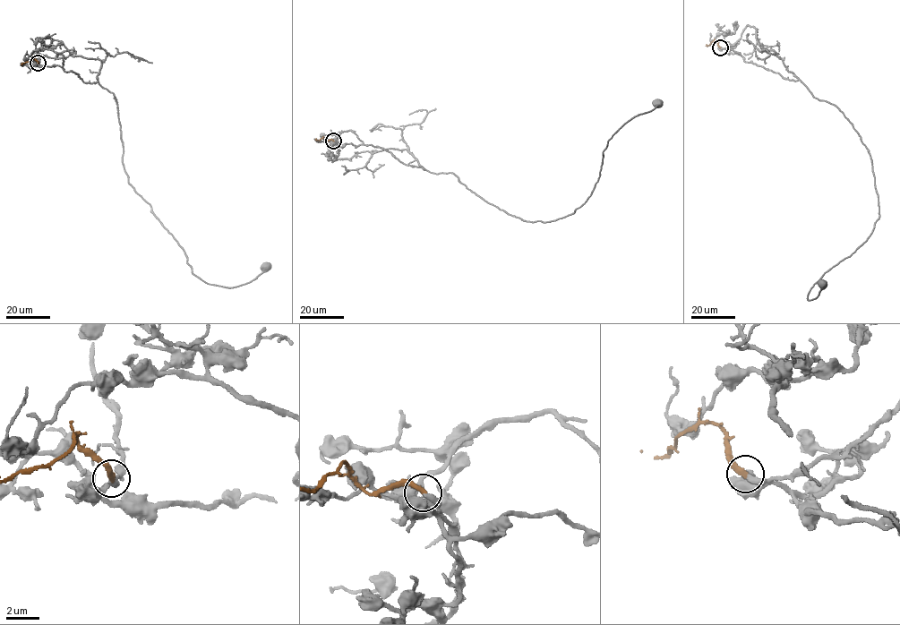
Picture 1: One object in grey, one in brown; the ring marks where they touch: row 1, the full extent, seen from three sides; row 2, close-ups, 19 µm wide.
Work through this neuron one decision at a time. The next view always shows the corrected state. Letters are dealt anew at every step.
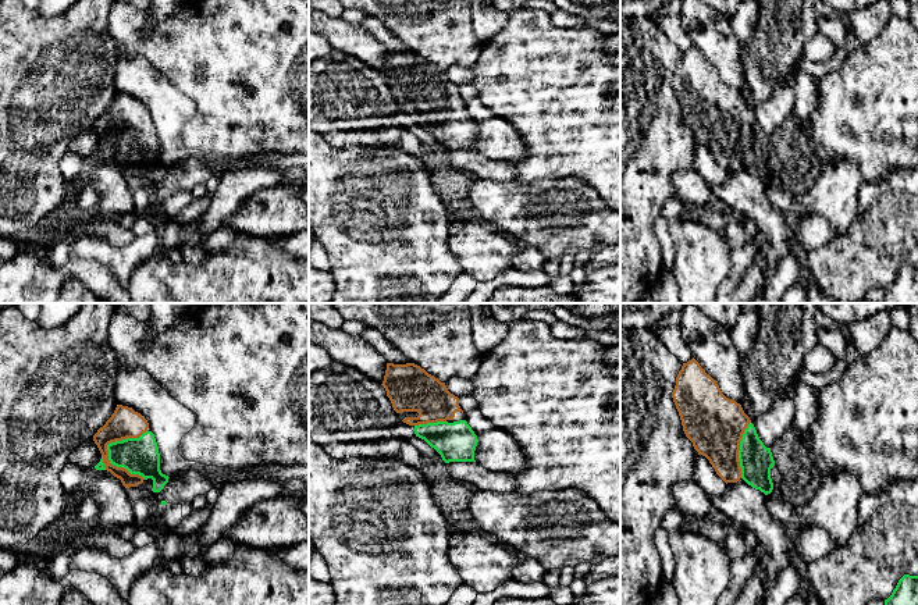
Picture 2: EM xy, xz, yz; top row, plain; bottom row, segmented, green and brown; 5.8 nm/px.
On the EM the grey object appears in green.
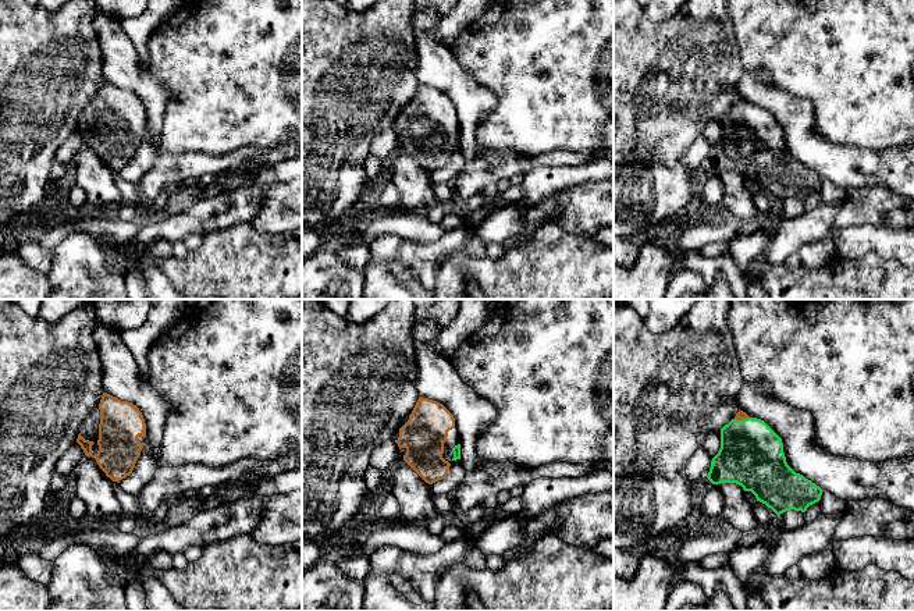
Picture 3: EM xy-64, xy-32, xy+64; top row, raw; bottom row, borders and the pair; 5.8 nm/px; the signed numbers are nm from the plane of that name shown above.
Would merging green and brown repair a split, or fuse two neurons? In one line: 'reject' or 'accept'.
accept

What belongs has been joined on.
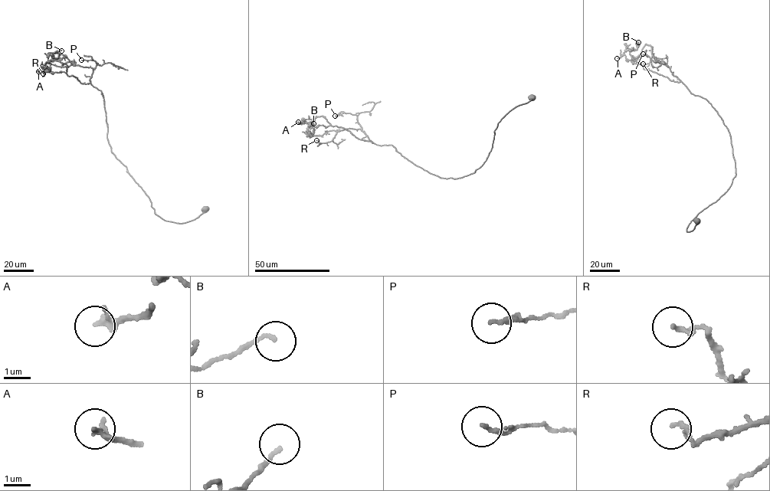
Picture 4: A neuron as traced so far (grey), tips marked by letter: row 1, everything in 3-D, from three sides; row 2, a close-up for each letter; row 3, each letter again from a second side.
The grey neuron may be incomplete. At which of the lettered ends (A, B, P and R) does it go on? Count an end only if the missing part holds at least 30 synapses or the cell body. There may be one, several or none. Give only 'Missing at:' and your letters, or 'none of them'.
Missing at: none of them

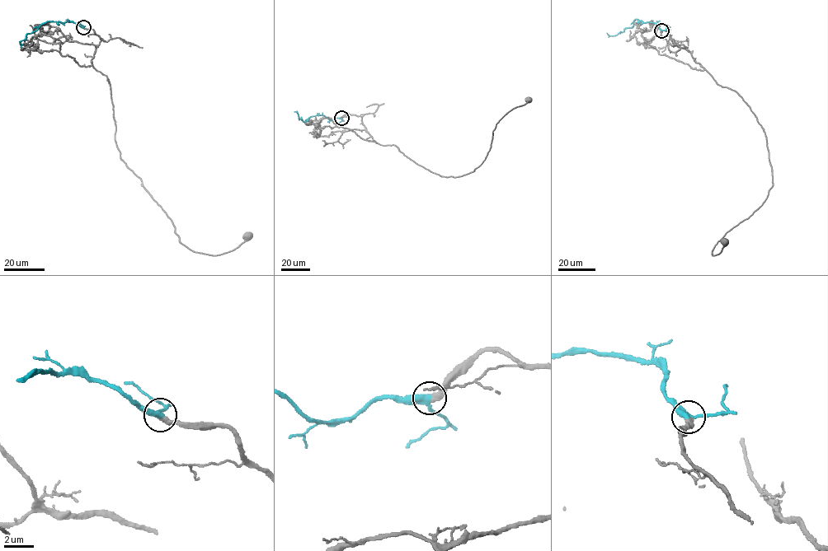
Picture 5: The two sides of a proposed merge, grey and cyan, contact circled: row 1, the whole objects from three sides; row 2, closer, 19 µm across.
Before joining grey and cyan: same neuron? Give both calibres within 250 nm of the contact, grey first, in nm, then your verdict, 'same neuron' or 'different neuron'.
400/320 nm | same neuron

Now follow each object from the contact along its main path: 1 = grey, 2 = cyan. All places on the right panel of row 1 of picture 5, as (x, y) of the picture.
1: (661, 30), (742, 97), (765, 133), (772, 186), (723, 241)
2: (661, 30), (658, 24), (635, 19), (632, 26), (616, 35), (609, 36), (606, 32)

